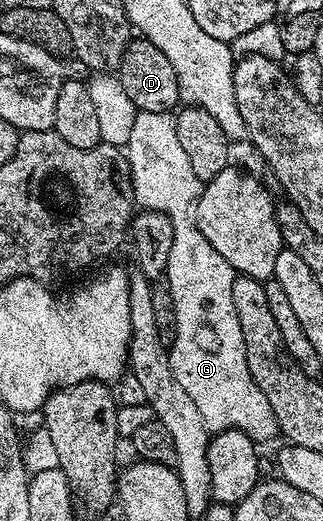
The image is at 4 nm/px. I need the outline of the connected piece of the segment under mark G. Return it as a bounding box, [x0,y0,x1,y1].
[127,111,279,445]

